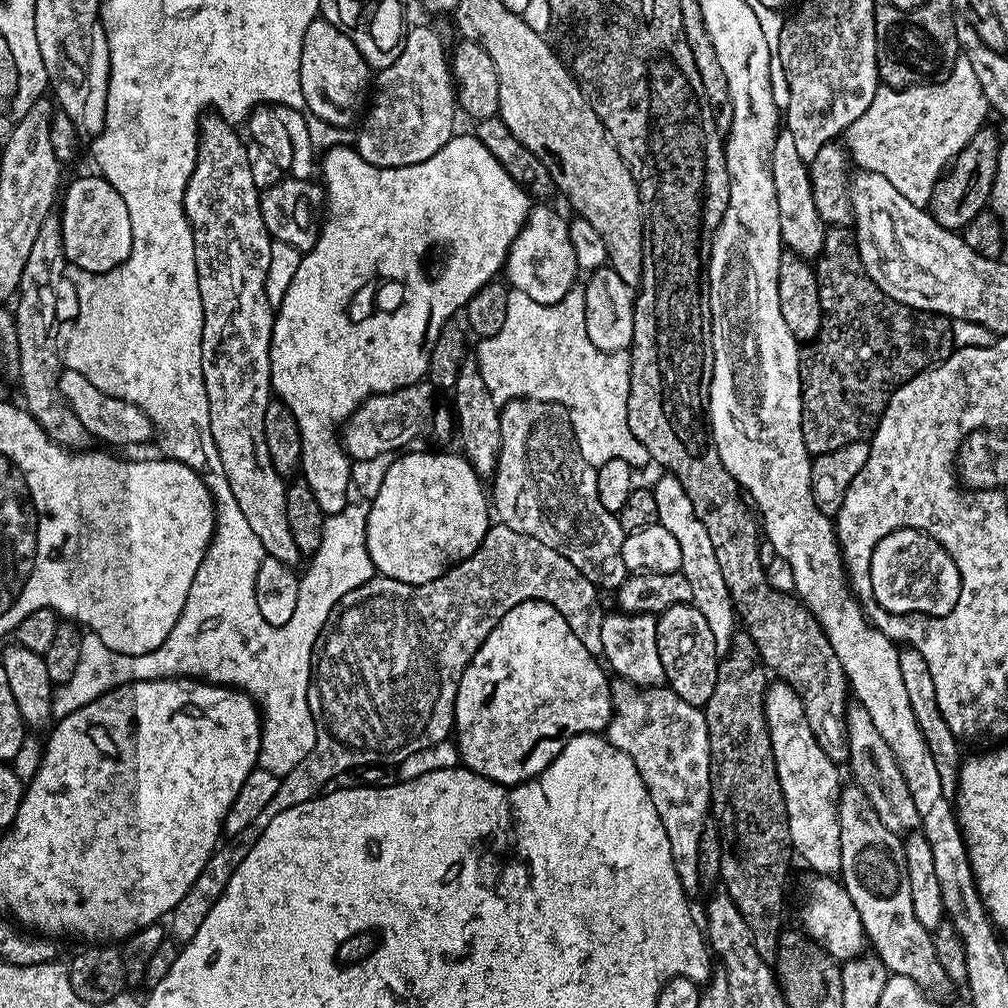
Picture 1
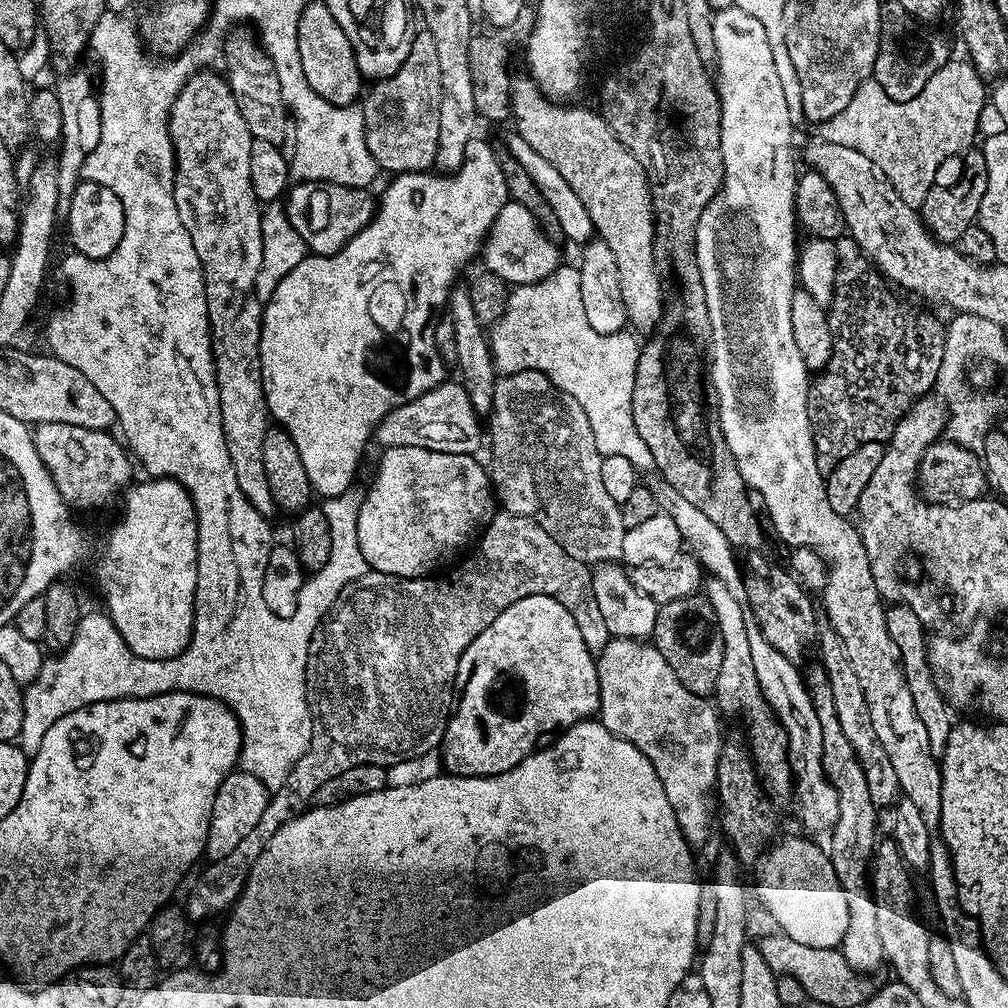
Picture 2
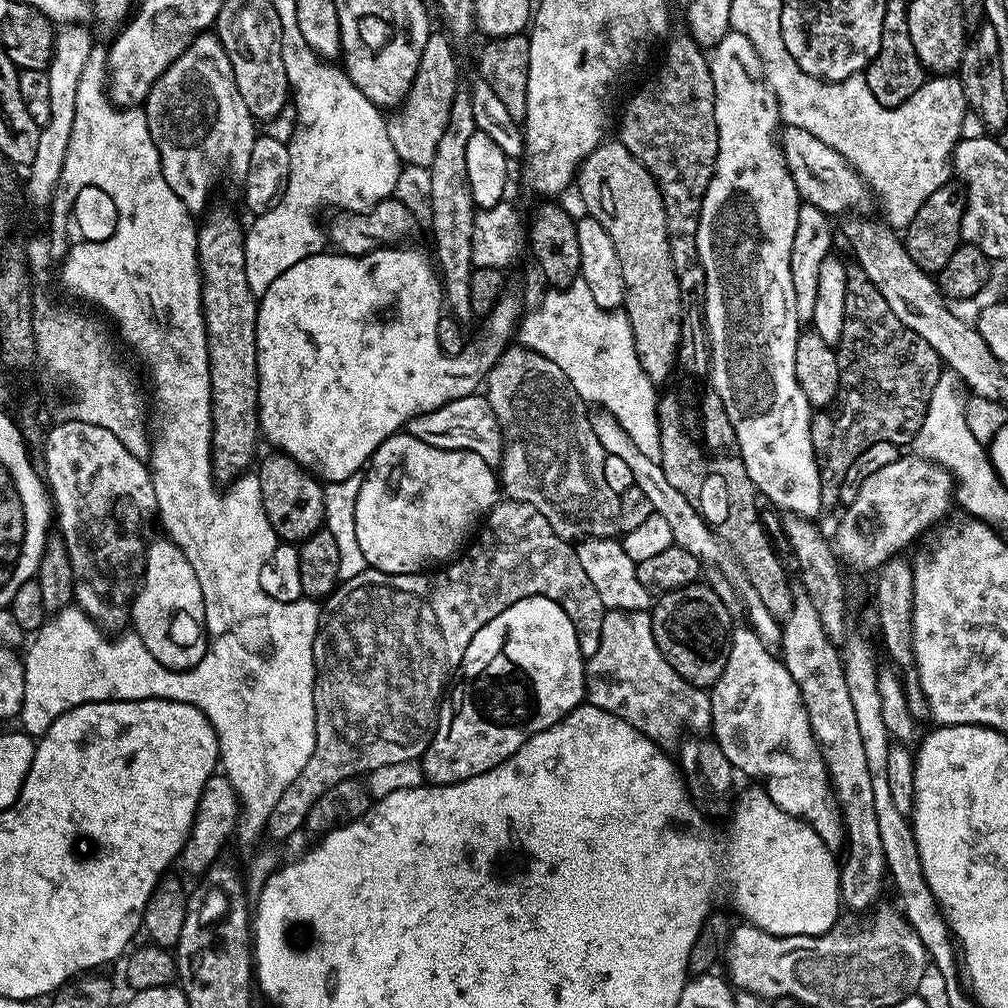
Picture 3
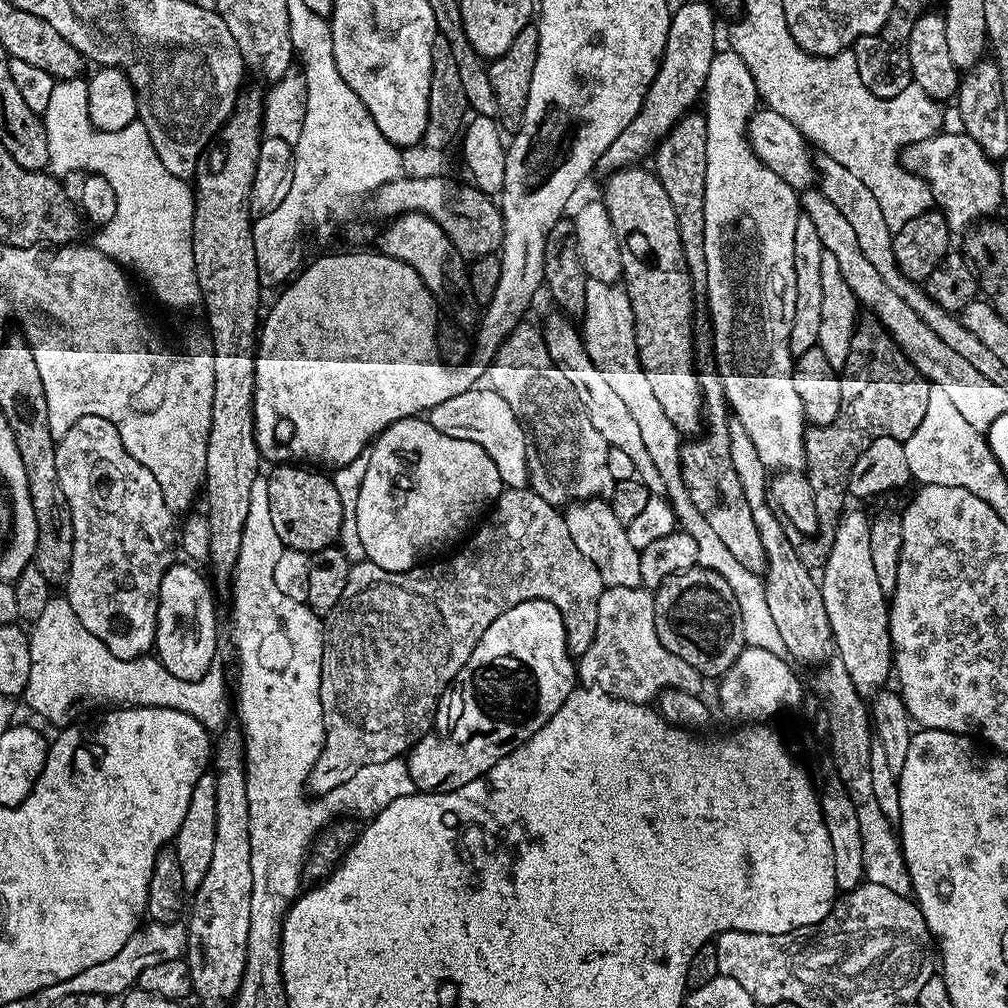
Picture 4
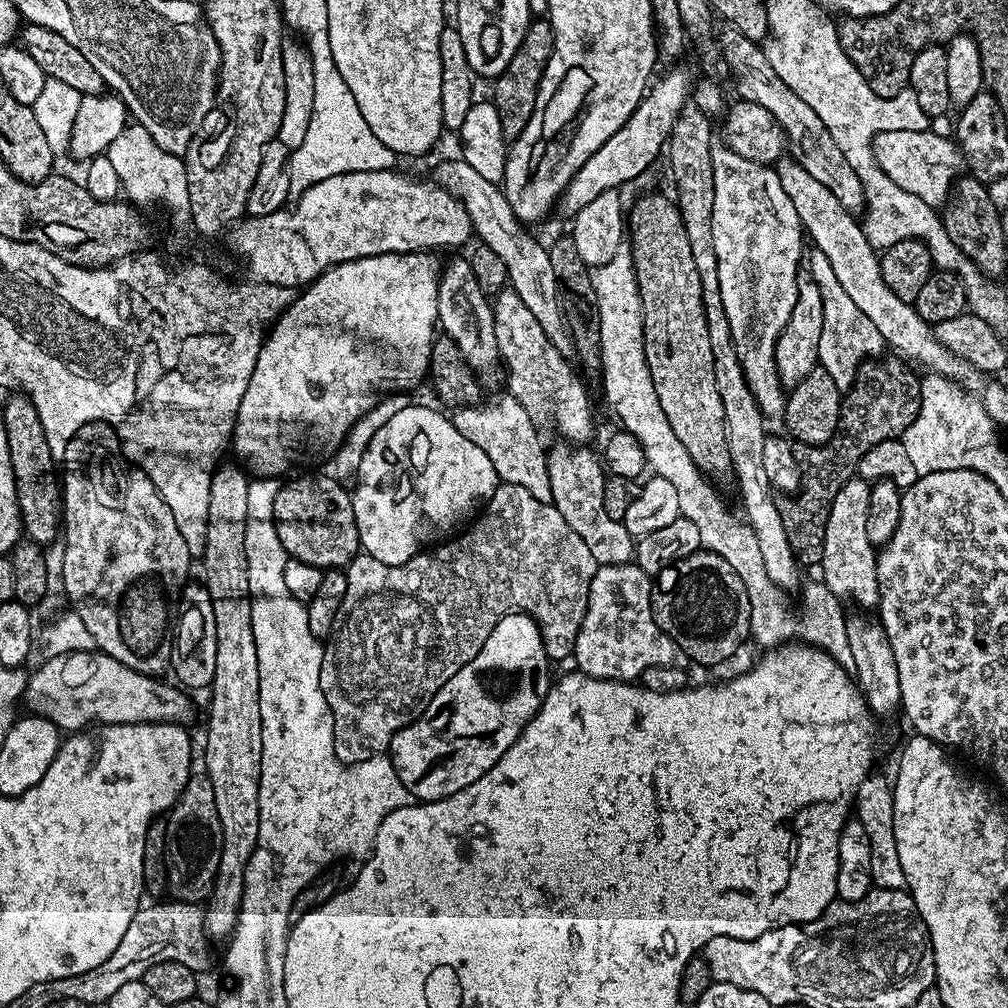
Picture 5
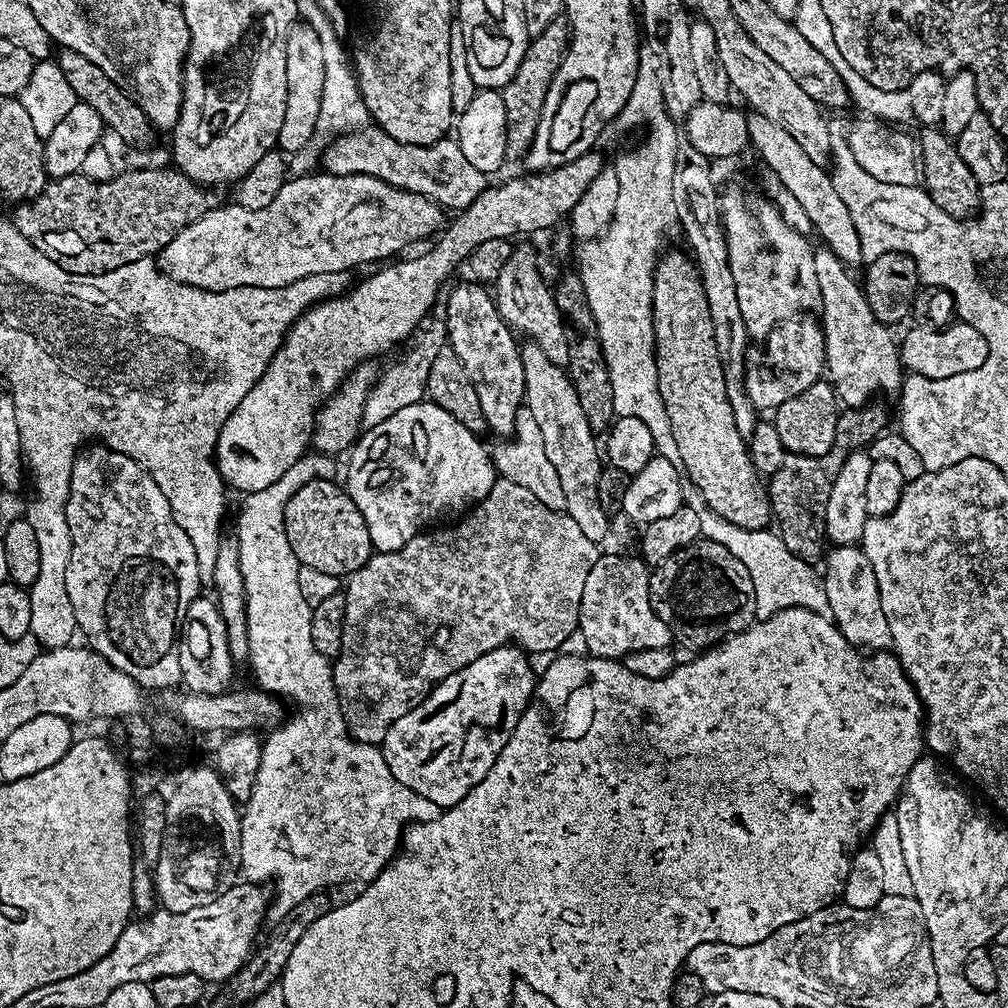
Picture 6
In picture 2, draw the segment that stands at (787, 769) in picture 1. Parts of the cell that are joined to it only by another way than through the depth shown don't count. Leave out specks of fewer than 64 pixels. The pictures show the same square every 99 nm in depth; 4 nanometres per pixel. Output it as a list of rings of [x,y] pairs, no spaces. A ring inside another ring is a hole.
[[[751,610],[744,611],[742,622],[746,622],[750,659],[754,661],[754,672],[758,674],[760,689],[788,738],[788,762],[792,765],[794,797],[796,796],[796,808],[800,811],[800,820],[804,823],[803,831],[808,834],[831,833],[838,820],[838,794],[824,775],[822,724],[818,722],[818,714],[814,710],[814,702],[808,692],[805,677],[796,669],[797,661],[786,658],[782,650],[776,650],[766,640],[766,634],[762,634]]]

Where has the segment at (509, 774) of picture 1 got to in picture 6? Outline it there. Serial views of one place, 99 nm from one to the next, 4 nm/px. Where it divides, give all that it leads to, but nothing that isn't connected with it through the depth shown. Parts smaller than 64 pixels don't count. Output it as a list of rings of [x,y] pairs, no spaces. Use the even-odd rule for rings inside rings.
[[[515,646],[495,648],[482,658],[470,662],[462,670],[450,674],[441,680],[435,688],[425,695],[424,700],[414,710],[402,714],[386,730],[386,738],[382,751],[386,758],[386,766],[390,766],[390,774],[402,782],[402,786],[410,786],[414,794],[422,794],[422,798],[430,798],[440,809],[453,808],[486,774],[490,774],[490,766],[502,754],[502,746],[510,742],[510,734],[514,734],[514,726],[518,726],[518,718],[532,701],[532,692],[536,688],[537,675],[531,670],[529,657]]]

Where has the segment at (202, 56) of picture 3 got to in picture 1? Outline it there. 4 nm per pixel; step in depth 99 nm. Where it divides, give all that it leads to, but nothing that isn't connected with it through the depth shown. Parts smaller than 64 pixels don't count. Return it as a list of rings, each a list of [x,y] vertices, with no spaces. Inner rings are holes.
[[[205,115],[198,124],[198,143],[196,146],[196,165],[194,166],[188,185],[184,190],[184,217],[188,220],[188,225],[192,227],[192,237],[194,238],[194,262],[196,263],[196,273],[198,274],[198,294],[202,298],[202,314],[204,315],[204,325],[202,326],[202,382],[206,386],[206,398],[208,399],[208,413],[210,414],[210,434],[214,434],[214,446],[218,446],[218,458],[222,458],[222,470],[230,482],[230,490],[234,494],[234,502],[238,502],[238,507],[242,509],[242,514],[246,514],[246,522],[254,529],[254,534],[258,534],[258,542],[262,542],[265,553],[283,564],[293,566],[301,563],[302,557],[298,546],[294,546],[294,534],[290,534],[290,522],[286,522],[286,480],[279,476],[277,465],[272,464],[271,456],[267,452],[266,437],[263,433],[263,418],[266,415],[266,408],[270,397],[273,395],[272,379],[270,378],[270,346],[272,345],[272,321],[274,310],[266,298],[266,274],[270,264],[270,250],[274,246],[273,241],[268,235],[266,226],[262,222],[260,213],[260,192],[257,189],[254,178],[250,178],[250,162],[248,161],[248,149],[236,137],[236,132],[220,116]]]

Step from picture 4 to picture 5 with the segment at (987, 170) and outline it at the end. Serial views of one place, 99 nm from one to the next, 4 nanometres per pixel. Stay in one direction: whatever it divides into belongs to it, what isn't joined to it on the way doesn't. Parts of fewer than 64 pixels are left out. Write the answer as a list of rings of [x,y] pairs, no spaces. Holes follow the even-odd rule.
[[[918,130],[880,132],[872,137],[872,156],[876,161],[876,165],[888,175],[890,182],[902,186],[902,190],[906,190],[906,194],[914,194],[918,198],[922,198],[922,202],[926,202],[931,208],[937,210],[943,209],[947,205],[958,177],[966,168],[964,156],[960,152],[955,139],[948,137],[947,140],[946,137],[939,136],[935,130],[926,132],[919,132]]]

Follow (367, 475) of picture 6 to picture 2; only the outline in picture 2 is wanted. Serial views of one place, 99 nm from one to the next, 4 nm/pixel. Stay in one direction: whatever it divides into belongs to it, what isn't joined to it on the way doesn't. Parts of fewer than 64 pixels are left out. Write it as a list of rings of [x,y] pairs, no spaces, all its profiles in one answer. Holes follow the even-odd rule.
[[[418,446],[385,448],[382,455],[384,457],[372,480],[372,489],[369,487],[365,491],[362,510],[358,514],[358,546],[362,550],[362,558],[371,571],[398,576],[401,580],[431,577],[440,570],[435,568],[448,563],[451,565],[451,560],[468,543],[471,545],[492,520],[494,489],[489,469],[485,465],[483,468],[472,454],[450,454]]]

